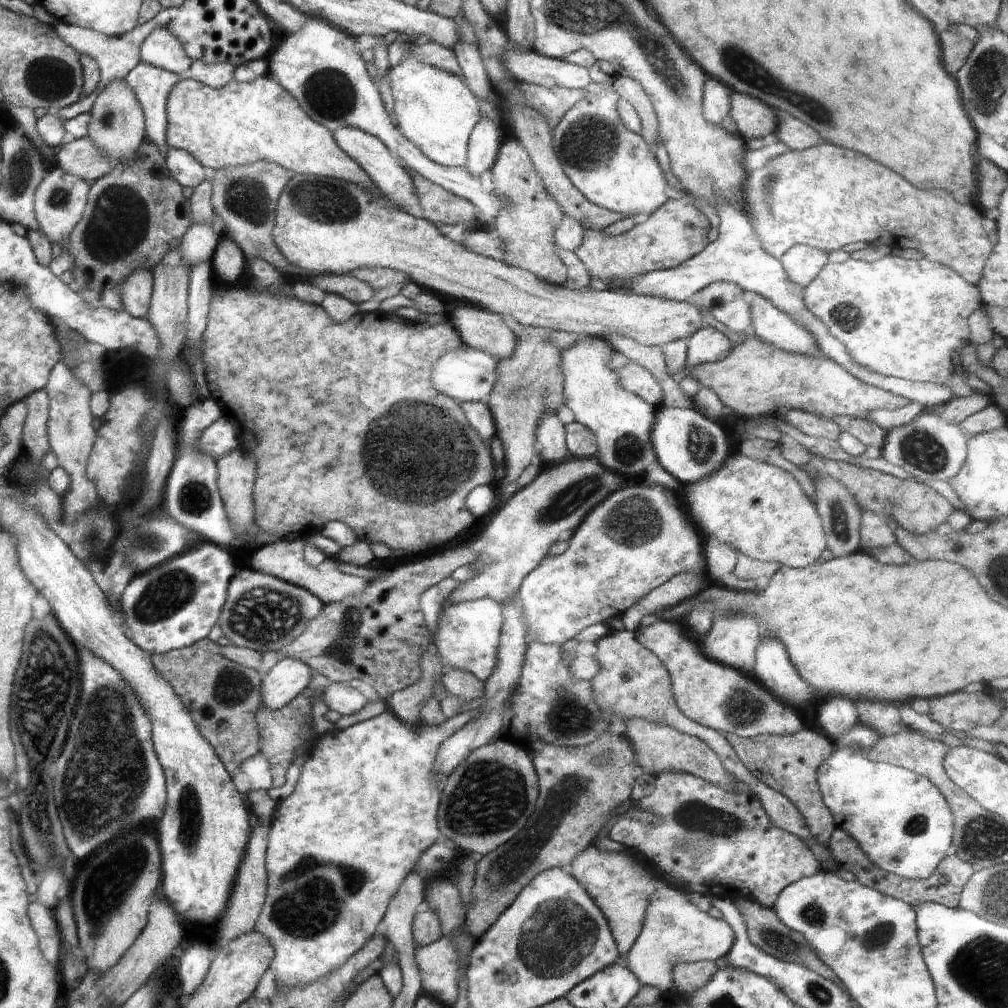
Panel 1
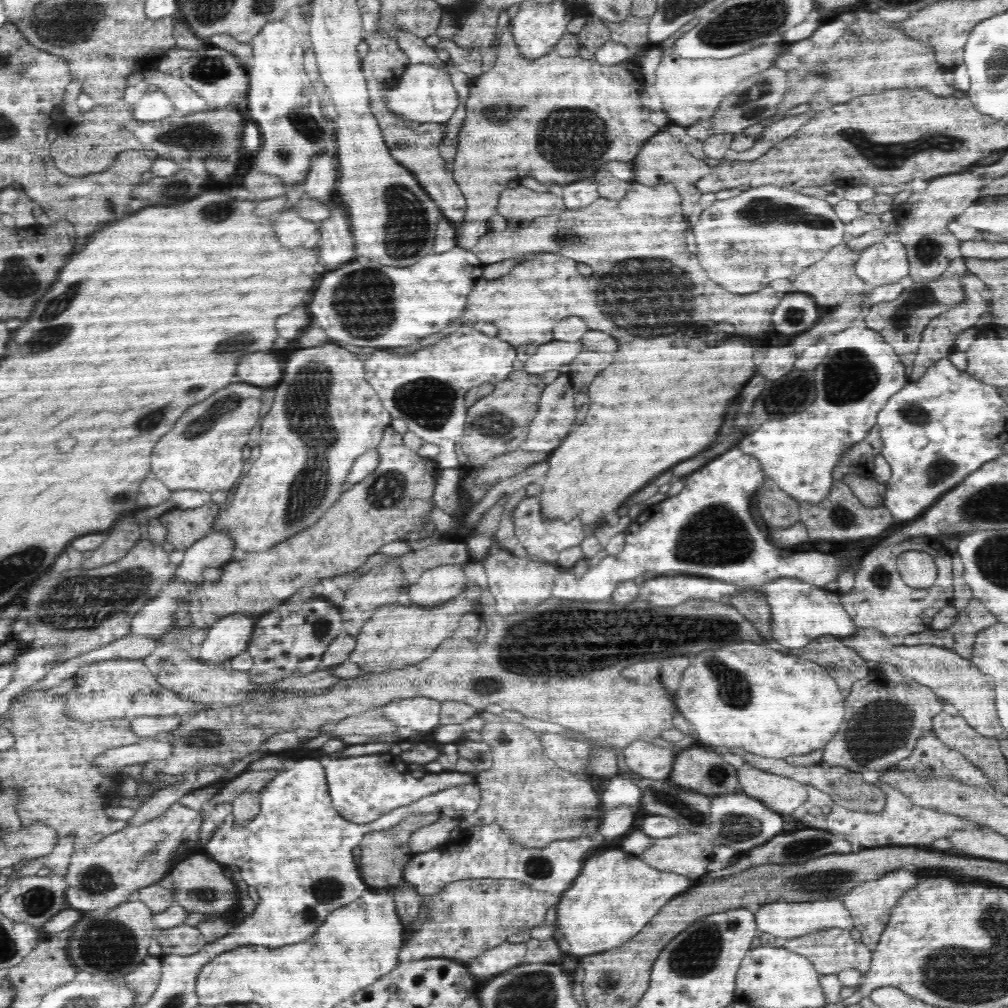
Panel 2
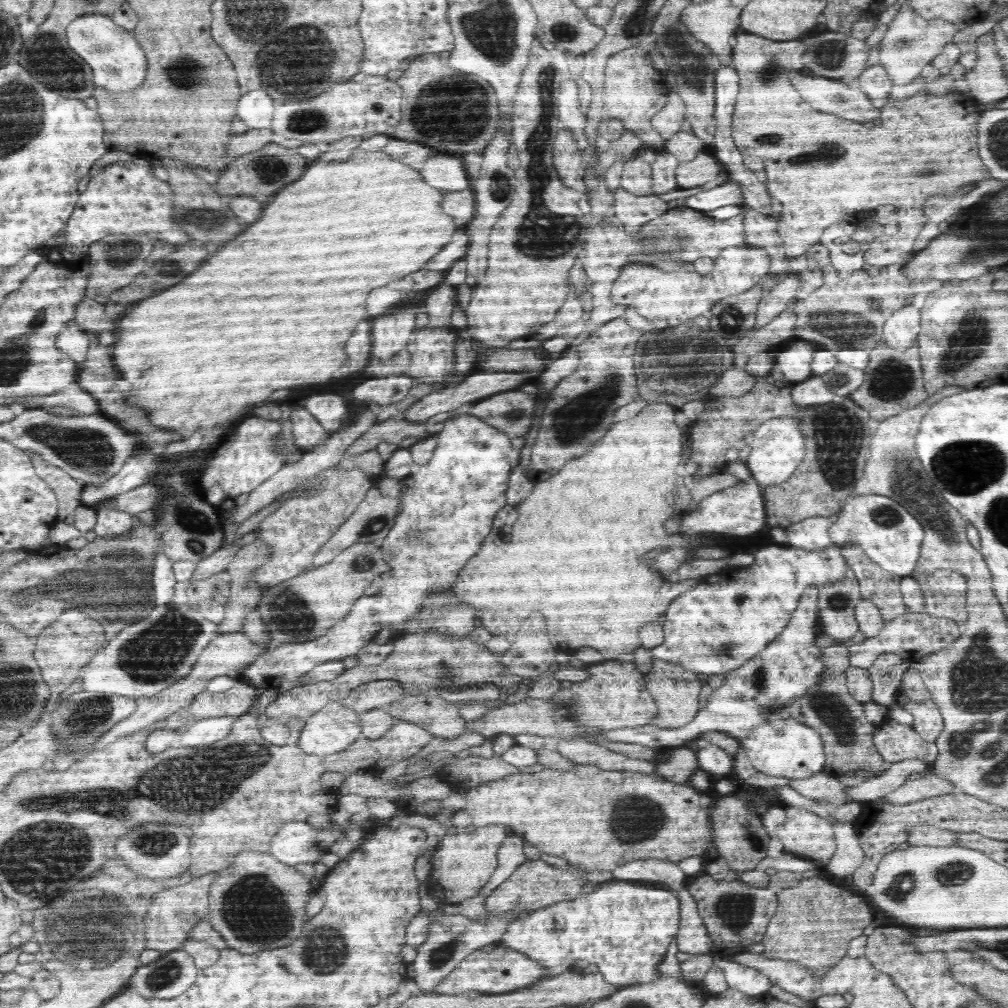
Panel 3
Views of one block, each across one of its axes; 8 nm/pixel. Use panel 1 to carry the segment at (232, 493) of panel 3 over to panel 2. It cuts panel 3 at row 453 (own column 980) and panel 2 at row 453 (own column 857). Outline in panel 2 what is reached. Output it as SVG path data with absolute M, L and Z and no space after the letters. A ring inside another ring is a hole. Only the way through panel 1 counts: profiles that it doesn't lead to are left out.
M238 382L214 392L204 402L190 406L176 422L176 428L158 440L150 456L152 472L158 476L158 480L162 480L171 491L192 489L213 493L232 488L244 470L242 450L248 444L250 430L258 424L262 408L260 394L262 388ZM214 407L218 409L217 414L210 416L210 410L214 410ZM204 416L210 416L212 426L203 430L197 424ZM216 462L218 466L214 466Z

